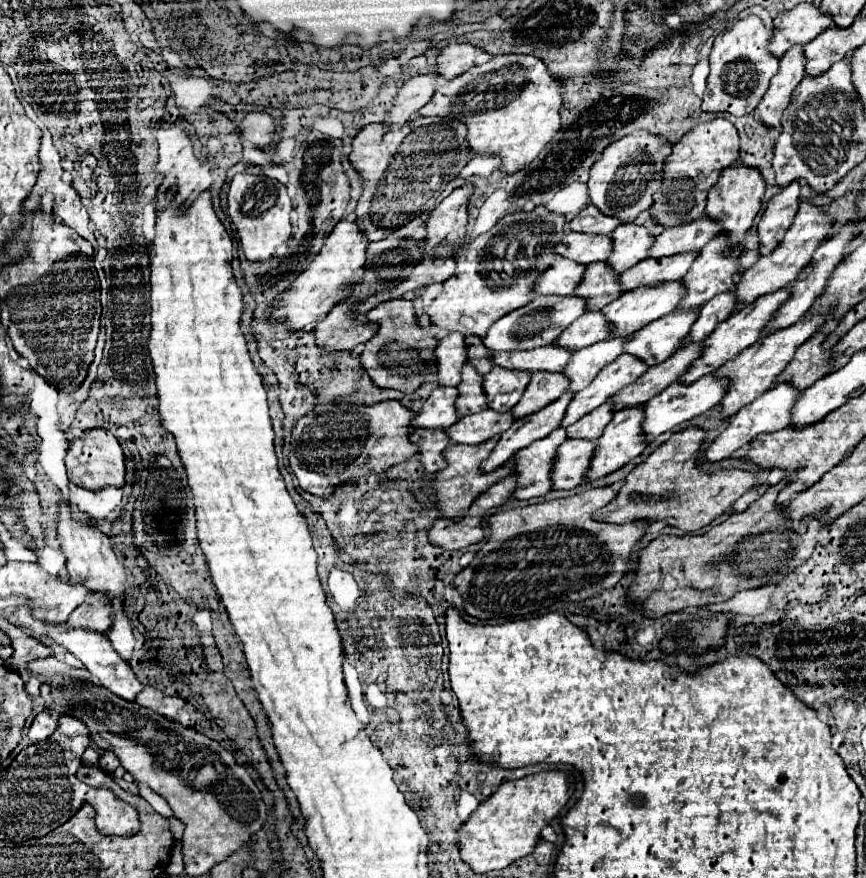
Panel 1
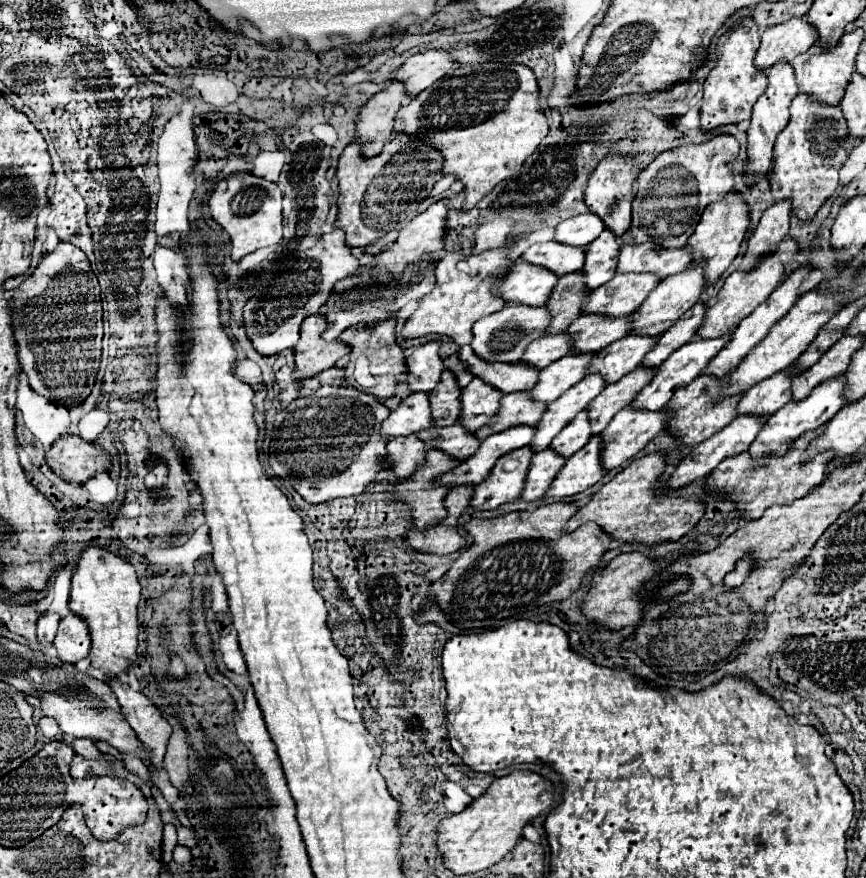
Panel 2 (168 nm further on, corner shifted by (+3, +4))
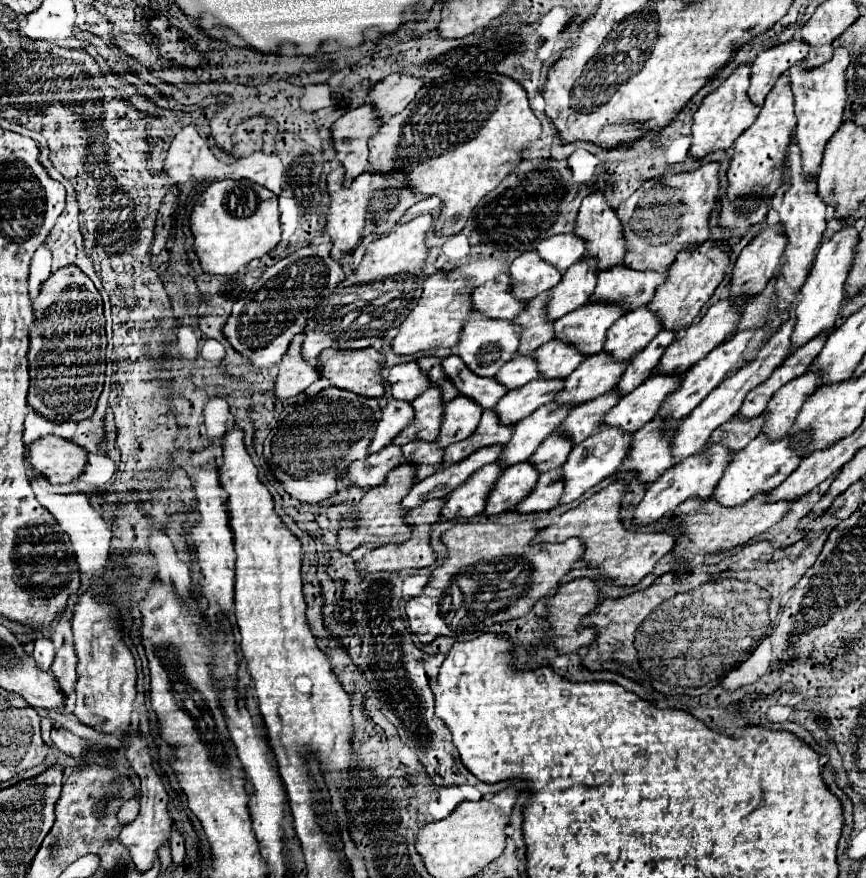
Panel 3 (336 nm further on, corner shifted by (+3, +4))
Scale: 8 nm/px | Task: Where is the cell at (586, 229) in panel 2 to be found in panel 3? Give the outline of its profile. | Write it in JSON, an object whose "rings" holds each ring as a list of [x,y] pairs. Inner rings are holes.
{"rings":[[[571,231],[571,233],[559,233],[559,235],[543,239],[537,245],[537,251],[547,263],[555,265],[561,273],[565,273],[569,269],[569,265],[573,265],[575,261],[579,261],[583,257],[585,243],[587,241],[583,241],[583,237],[579,237],[575,231]]]}

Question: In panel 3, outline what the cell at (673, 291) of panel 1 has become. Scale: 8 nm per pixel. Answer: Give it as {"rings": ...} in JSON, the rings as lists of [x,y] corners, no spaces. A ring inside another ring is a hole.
{"rings":[[[561,339],[547,341],[533,353],[533,357],[539,361],[539,371],[547,379],[571,375],[585,359],[585,355],[575,345]]]}

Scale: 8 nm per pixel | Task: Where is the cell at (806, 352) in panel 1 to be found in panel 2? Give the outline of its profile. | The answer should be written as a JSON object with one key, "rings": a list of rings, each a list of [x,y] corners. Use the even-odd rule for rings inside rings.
{"rings":[[[779,371],[779,373],[775,373],[773,377],[769,377],[769,379],[765,379],[765,381],[761,381],[761,383],[757,383],[755,387],[751,387],[751,391],[747,391],[739,401],[739,409],[737,409],[737,415],[757,415],[757,417],[771,417],[775,411],[779,411],[785,403],[789,403],[791,401],[791,381],[795,379],[795,375],[793,377],[789,377],[785,371]]]}

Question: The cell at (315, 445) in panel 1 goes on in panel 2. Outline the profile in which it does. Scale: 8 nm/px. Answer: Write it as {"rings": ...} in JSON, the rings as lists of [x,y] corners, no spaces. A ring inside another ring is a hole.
{"rings":[[[323,385],[311,395],[299,395],[275,417],[269,443],[269,465],[273,475],[289,485],[307,503],[325,503],[337,497],[359,495],[383,469],[385,439],[379,429],[389,409],[377,397],[353,387]]]}

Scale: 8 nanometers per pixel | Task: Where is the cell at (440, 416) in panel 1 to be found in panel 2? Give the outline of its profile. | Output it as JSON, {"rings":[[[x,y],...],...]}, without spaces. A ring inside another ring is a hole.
{"rings":[[[411,393],[381,423],[383,439],[419,433],[431,427],[431,407],[427,393]]]}

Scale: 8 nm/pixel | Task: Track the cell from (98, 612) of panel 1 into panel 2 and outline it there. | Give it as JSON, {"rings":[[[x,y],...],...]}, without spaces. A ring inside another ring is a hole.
{"rings":[[[69,613],[61,623],[55,637],[55,649],[63,663],[75,665],[77,661],[85,659],[91,649],[91,637],[87,633],[87,625],[81,617]]]}

